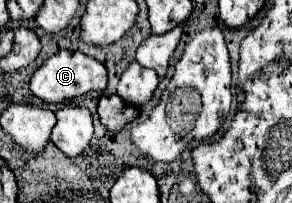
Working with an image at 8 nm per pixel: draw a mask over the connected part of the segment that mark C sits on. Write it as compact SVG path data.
M61 50L35 70L35 74L31 76L29 88L45 104L57 104L57 102L65 102L77 96L85 96L89 92L103 92L107 88L107 70L95 58L89 58L81 52Z

